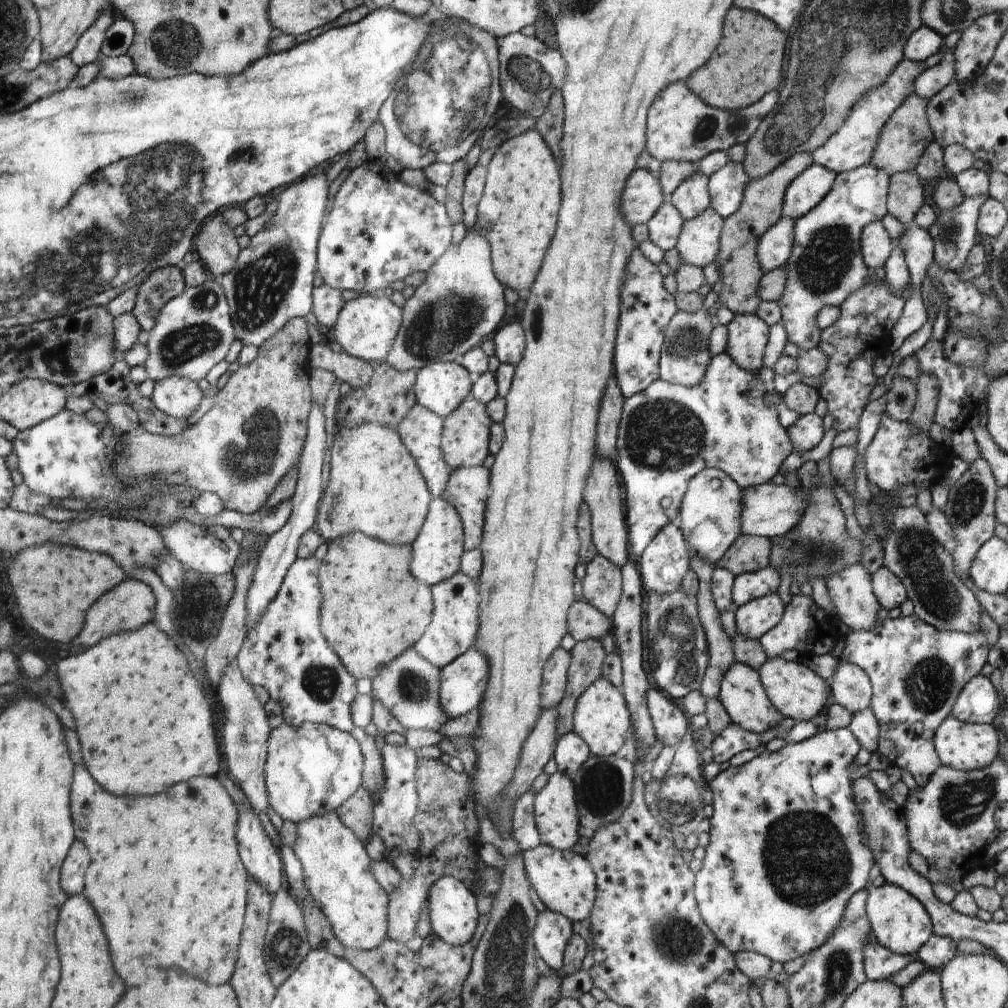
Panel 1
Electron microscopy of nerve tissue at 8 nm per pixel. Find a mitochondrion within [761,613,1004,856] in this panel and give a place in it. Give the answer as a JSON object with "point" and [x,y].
{"point":[962,802]}

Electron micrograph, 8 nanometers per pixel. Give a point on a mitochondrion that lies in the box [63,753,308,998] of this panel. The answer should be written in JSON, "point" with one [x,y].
{"point":[285,943]}

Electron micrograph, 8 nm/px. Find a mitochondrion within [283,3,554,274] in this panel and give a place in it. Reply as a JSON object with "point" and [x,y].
{"point":[433,117]}

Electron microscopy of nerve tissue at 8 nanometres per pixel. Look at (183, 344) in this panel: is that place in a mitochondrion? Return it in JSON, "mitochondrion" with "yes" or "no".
{"mitochondrion":"yes"}

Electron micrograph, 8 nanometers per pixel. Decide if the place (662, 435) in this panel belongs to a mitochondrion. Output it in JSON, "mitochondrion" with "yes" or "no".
{"mitochondrion":"yes"}

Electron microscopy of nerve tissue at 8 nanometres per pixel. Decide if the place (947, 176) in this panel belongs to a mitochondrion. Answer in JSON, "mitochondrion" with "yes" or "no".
{"mitochondrion":"no"}

